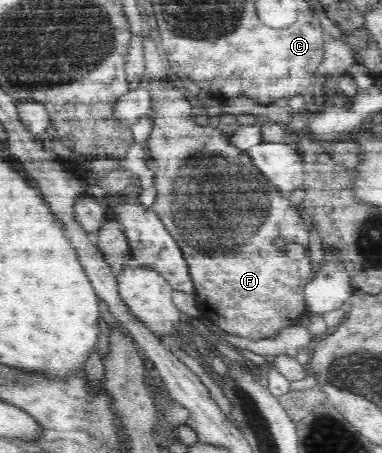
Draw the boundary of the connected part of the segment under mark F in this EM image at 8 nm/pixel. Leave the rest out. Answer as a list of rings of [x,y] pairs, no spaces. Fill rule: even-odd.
[[[145,73],[142,82],[146,82],[152,110],[152,131],[150,131],[150,135],[144,144],[149,165],[154,172],[154,186],[157,190],[155,200],[150,208],[155,210],[167,230],[171,233],[171,236],[178,242],[179,248],[187,260],[187,266],[190,269],[191,278],[195,284],[195,305],[199,310],[200,318],[209,318],[218,325],[222,331],[228,333],[228,335],[238,335],[238,337],[248,337],[248,339],[268,339],[268,337],[276,337],[278,331],[282,331],[282,329],[286,329],[286,327],[294,327],[294,325],[301,324],[303,314],[306,313],[304,286],[309,282],[308,277],[310,269],[312,269],[310,257],[308,257],[308,253],[306,253],[302,259],[292,260],[286,254],[285,247],[280,248],[274,244],[276,237],[280,237],[281,235],[285,237],[287,243],[300,243],[300,245],[308,247],[309,228],[301,208],[294,206],[291,199],[287,200],[284,195],[278,191],[278,188],[273,187],[272,183],[268,183],[265,176],[256,168],[252,158],[245,151],[232,147],[232,145],[227,143],[228,136],[226,136],[226,131],[221,131],[220,128],[204,130],[194,122],[194,118],[192,118],[193,107],[184,97],[183,89],[168,79],[149,78],[148,73]]]

